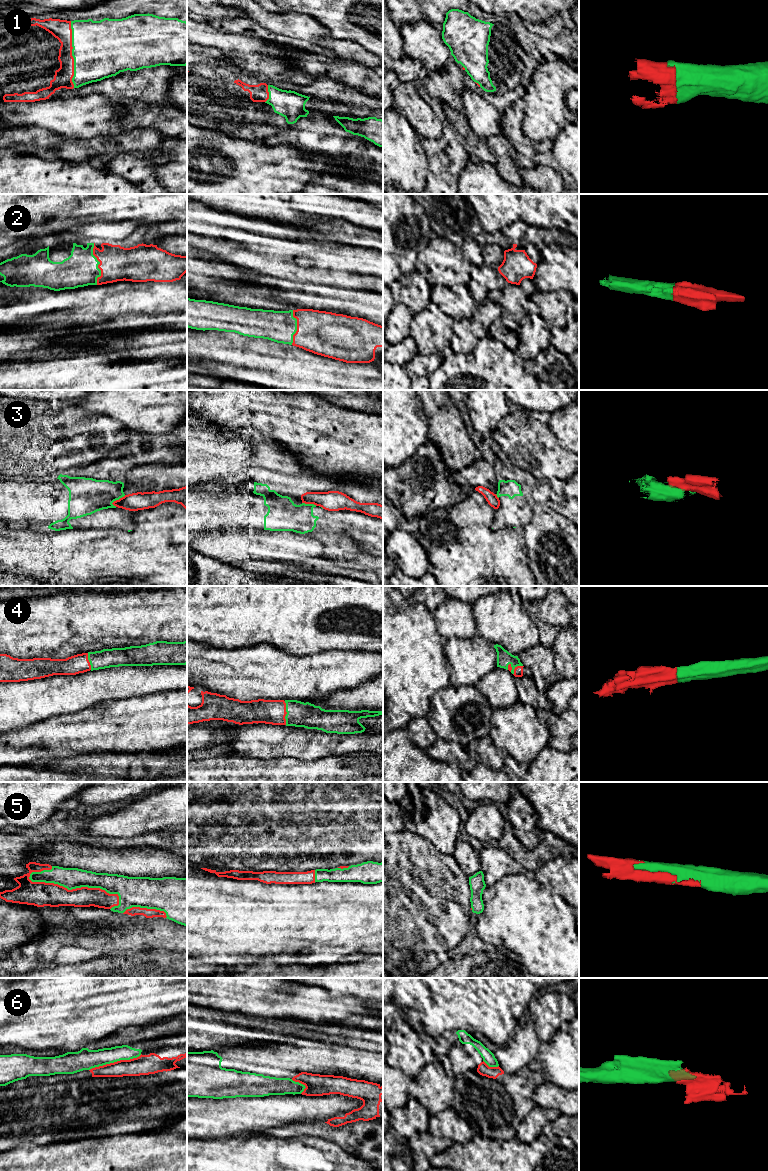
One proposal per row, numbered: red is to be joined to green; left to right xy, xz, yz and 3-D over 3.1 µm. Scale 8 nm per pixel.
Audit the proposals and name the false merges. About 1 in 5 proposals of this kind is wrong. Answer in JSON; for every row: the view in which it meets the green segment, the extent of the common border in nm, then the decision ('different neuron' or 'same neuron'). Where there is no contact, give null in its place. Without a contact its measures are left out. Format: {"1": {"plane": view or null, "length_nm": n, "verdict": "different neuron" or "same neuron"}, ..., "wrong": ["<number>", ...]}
{"1": {"plane": "xy", "length_nm": 550, "verdict": "same neuron"}, "2": {"plane": "xy", "length_nm": 340, "verdict": "same neuron"}, "3": {"plane": "xy", "length_nm": 140, "verdict": "different neuron"}, "4": {"plane": "yz", "length_nm": 130, "verdict": "same neuron"}, "5": {"plane": "xy", "length_nm": 750, "verdict": "same neuron"}, "6": {"plane": "xy", "length_nm": 440, "verdict": "different neuron"}, "wrong": ["3", "6"]}

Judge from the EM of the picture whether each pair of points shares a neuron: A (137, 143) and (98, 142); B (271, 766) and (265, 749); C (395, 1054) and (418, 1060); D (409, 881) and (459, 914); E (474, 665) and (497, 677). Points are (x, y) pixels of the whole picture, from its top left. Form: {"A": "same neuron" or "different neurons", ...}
{"A": "same neuron", "B": "different neurons", "C": "same neuron", "D": "same neuron", "E": "different neurons"}

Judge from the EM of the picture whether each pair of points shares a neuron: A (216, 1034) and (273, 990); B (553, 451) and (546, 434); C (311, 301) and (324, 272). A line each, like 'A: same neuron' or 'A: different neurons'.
A: different neurons
B: same neuron
C: different neurons

